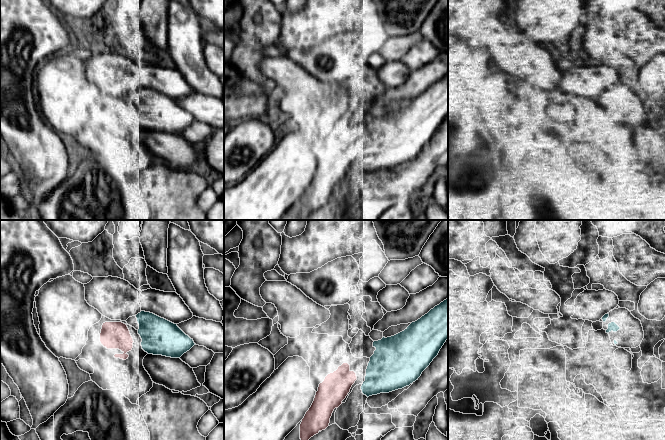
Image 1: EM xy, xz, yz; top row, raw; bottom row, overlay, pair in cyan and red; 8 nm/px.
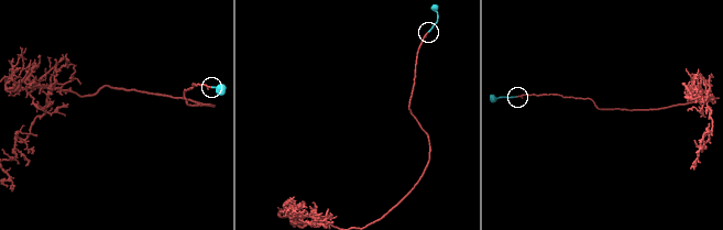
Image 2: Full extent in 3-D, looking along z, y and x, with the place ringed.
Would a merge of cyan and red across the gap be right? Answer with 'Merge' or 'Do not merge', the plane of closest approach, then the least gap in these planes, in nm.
Merge. Closest in xy. Distance 60 nm

